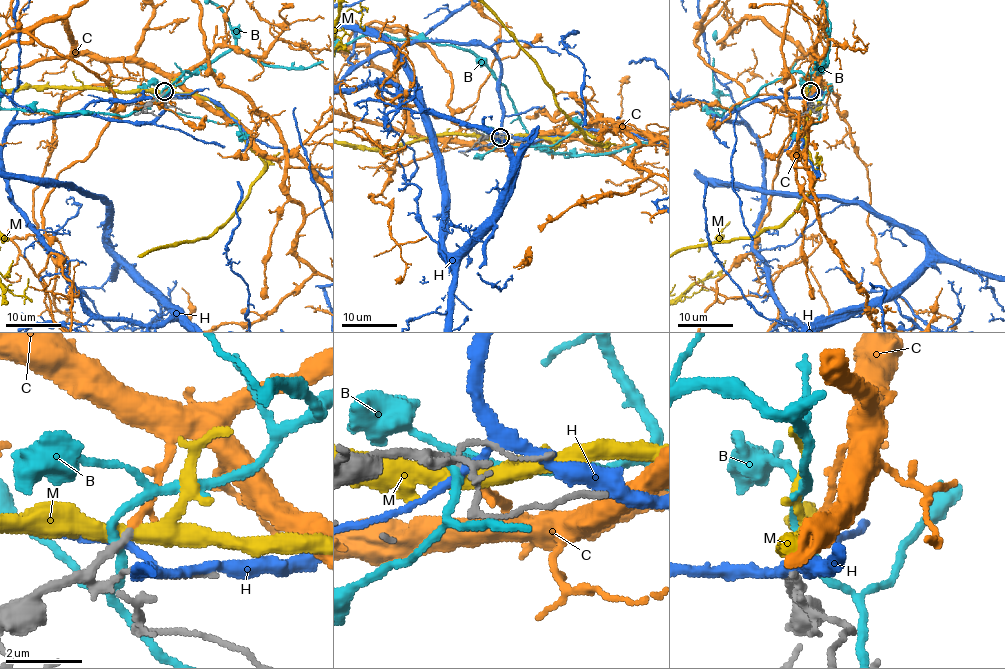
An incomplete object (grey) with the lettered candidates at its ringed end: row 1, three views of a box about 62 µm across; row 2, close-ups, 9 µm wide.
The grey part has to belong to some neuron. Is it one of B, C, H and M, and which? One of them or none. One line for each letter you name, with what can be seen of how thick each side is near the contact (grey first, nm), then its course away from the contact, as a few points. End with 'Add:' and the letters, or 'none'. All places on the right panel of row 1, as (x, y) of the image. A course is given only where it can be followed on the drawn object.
C: 200/140 nm
Add: C

